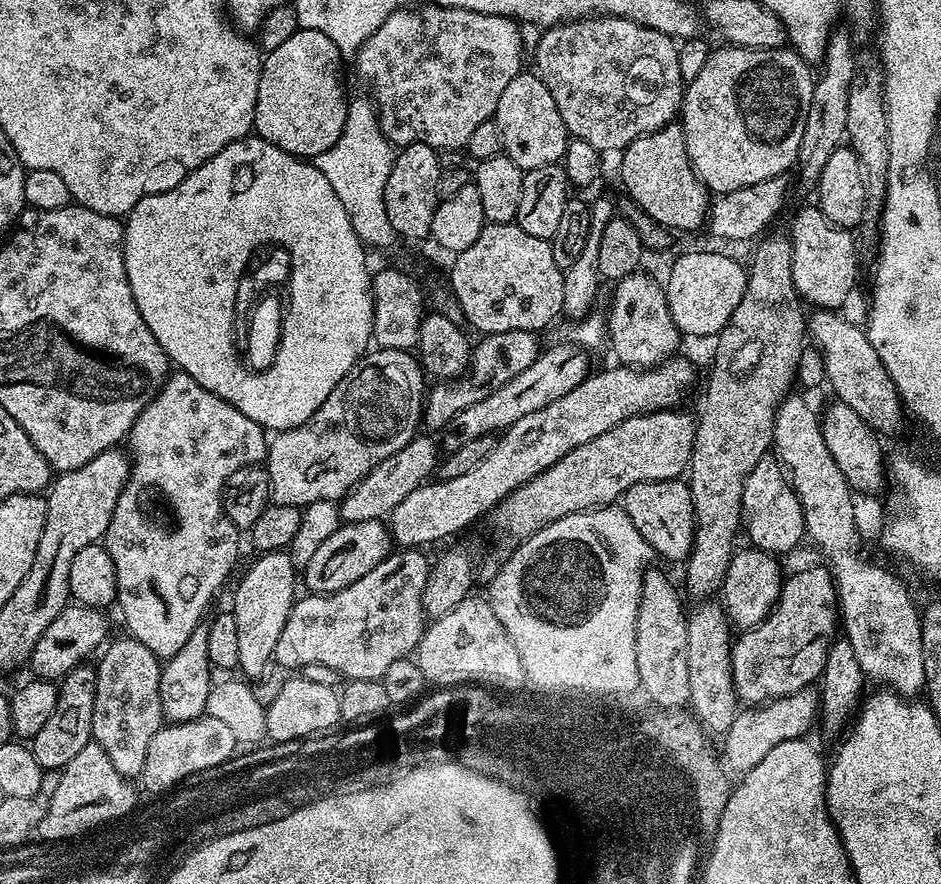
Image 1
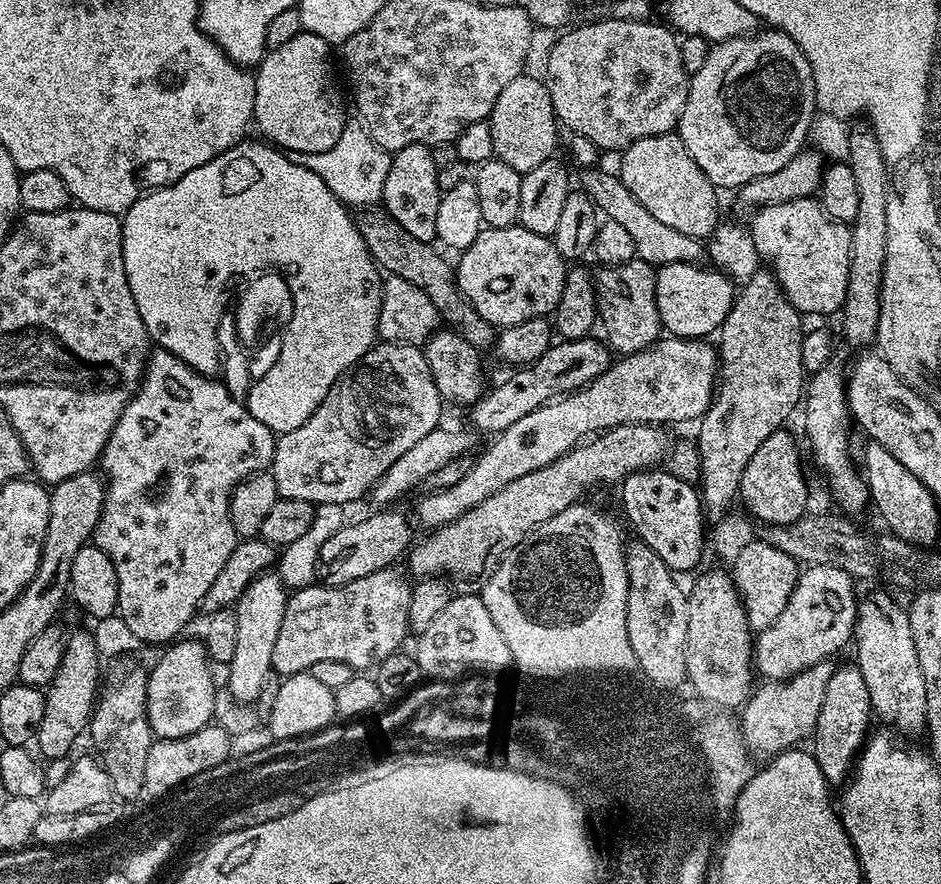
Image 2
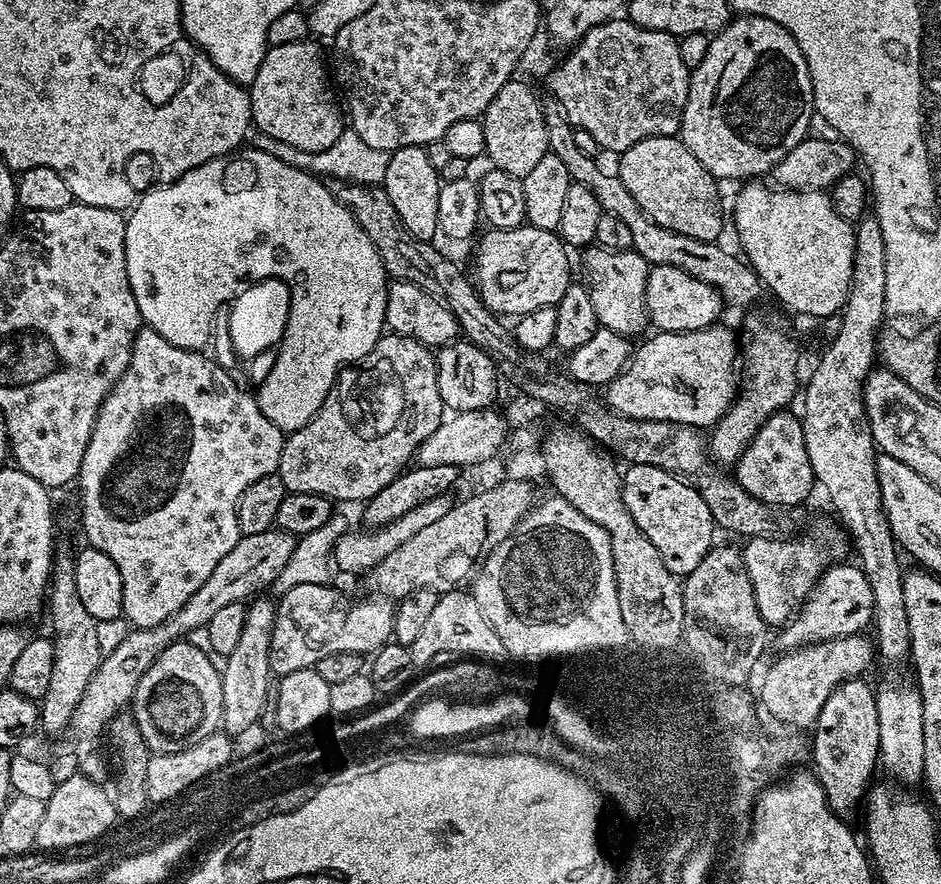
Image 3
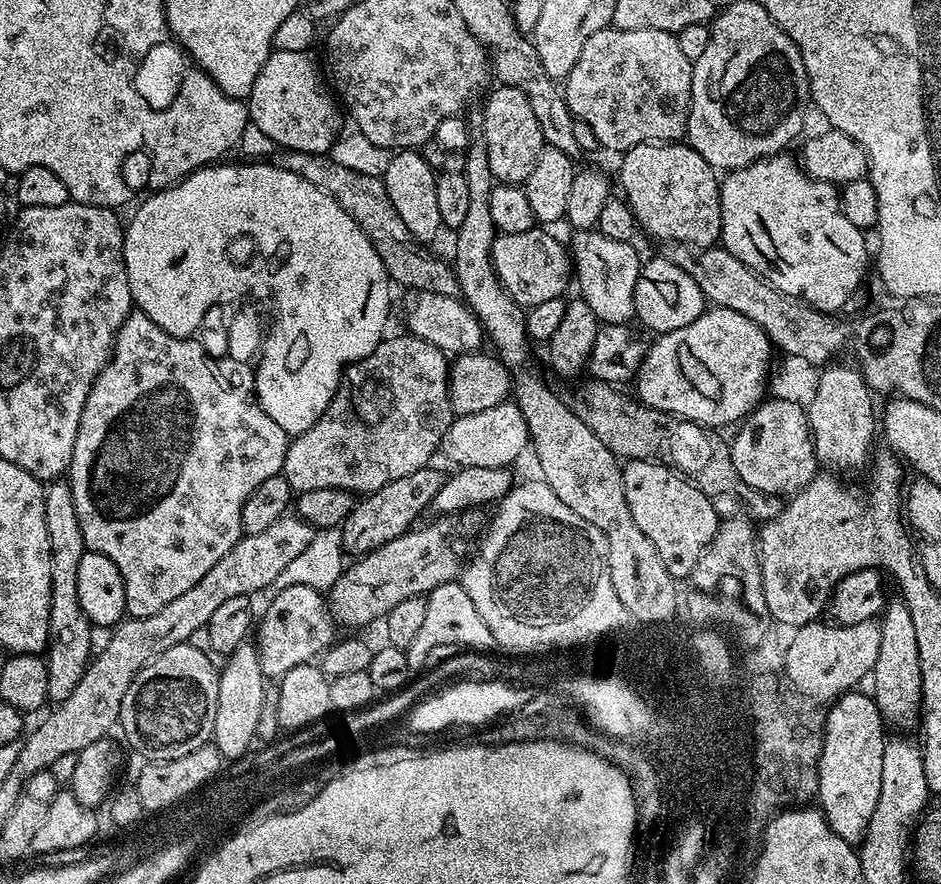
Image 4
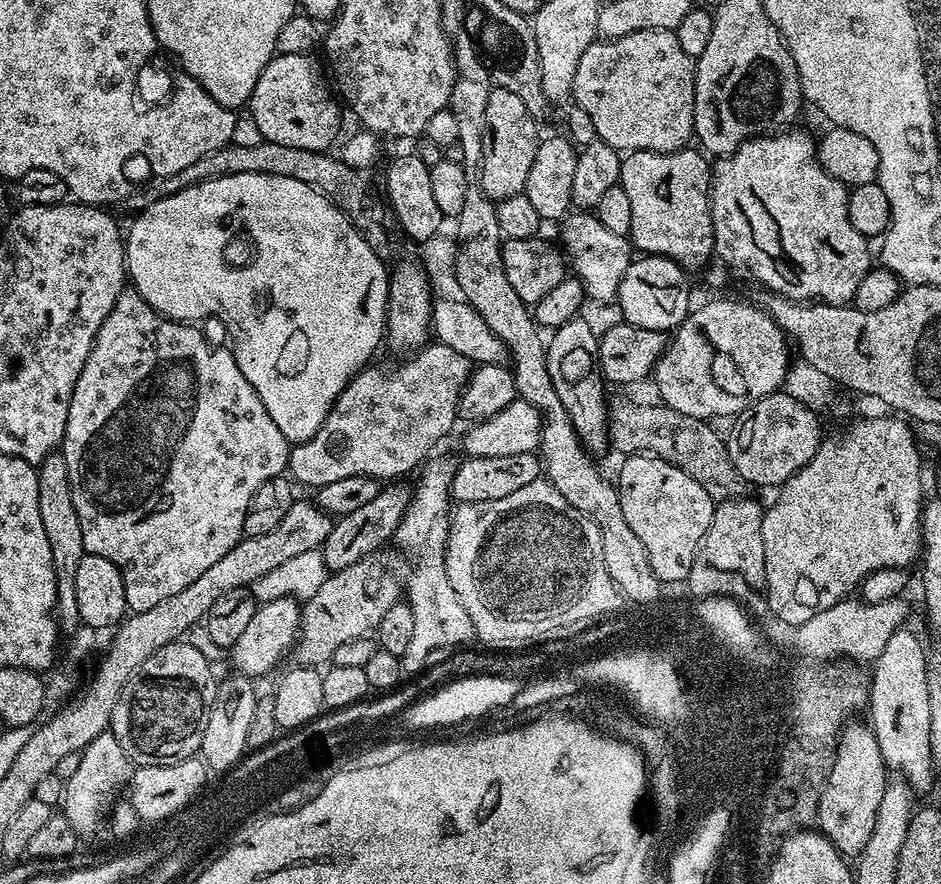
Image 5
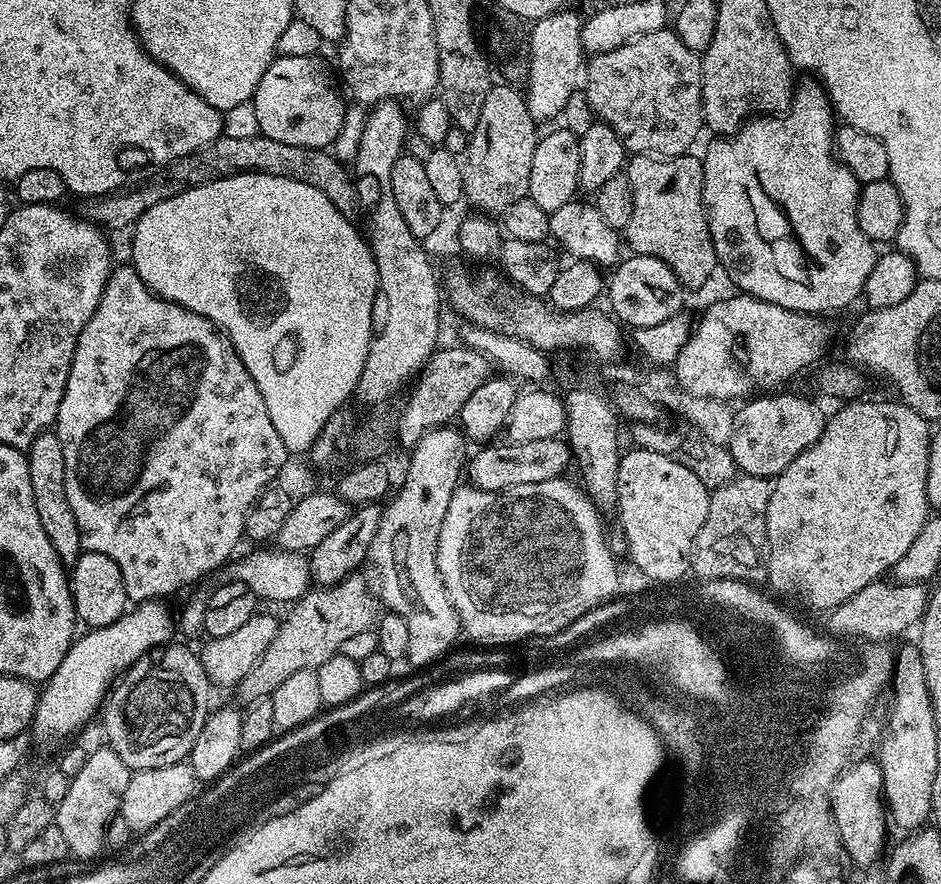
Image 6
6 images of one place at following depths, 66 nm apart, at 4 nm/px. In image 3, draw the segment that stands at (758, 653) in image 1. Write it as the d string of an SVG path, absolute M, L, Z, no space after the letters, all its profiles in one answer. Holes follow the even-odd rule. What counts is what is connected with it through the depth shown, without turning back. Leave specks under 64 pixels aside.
M838 562L830 568L825 568L820 581L812 587L812 593L800 605L799 612L779 629L781 649L804 648L808 644L817 644L827 640L837 640L854 636L865 631L864 627L872 624L874 614L874 590L870 590L870 582L866 574L855 563Z

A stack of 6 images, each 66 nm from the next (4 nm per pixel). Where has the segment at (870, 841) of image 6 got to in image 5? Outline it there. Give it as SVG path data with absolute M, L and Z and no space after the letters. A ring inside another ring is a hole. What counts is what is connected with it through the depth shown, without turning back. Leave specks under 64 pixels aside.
M867 723L847 725L826 782L819 789L815 823L846 858L859 858L874 834L874 818L890 779L890 769L878 750L878 738Z

